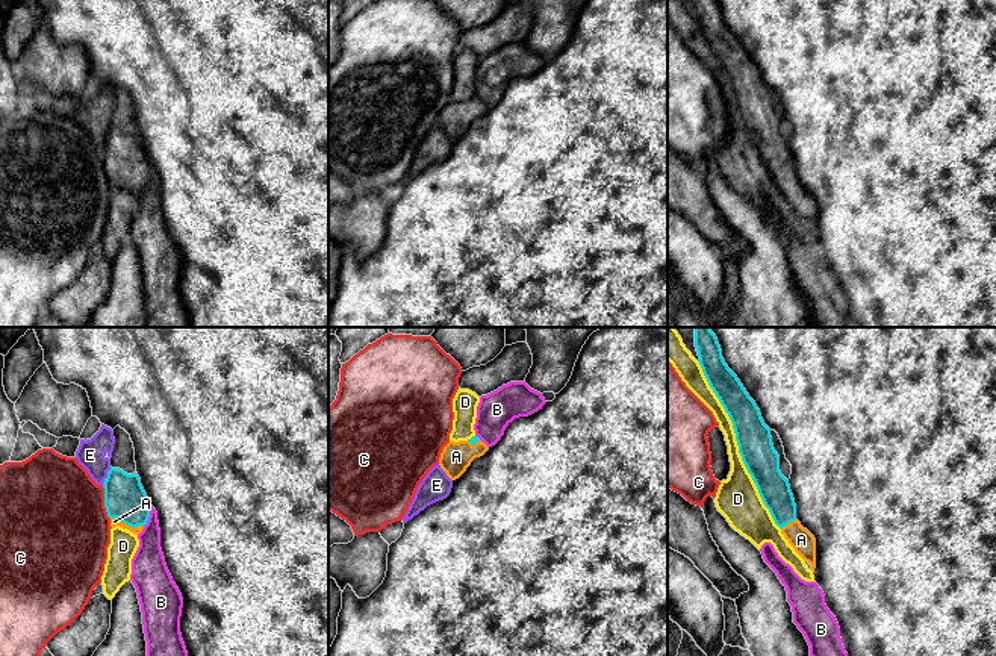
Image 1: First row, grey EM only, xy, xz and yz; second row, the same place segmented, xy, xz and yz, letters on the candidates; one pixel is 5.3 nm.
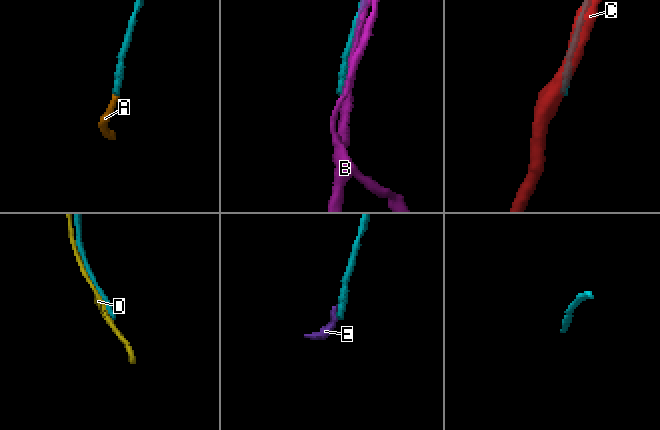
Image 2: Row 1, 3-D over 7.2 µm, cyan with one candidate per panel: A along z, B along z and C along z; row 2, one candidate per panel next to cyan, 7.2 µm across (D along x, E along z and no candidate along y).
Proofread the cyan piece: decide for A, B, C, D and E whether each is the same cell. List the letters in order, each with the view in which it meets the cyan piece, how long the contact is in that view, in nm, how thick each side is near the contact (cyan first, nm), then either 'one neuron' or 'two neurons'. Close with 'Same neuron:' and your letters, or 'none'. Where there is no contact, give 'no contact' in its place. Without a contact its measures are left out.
A: meets cyan in xy; contact 190 nm long; 220 nm thick on the cyan side, 50 nm on the other; one neuron
B: meets cyan in xy; contact 120 nm long; 220 nm thick on the cyan side, 170 nm on the other; two neurons
C: meets cyan in xy; contact 180 nm long; 220 nm thick on the cyan side, 480 nm on the other; two neurons
D: meets cyan in yz; contact 1000 nm long; 180 nm thick on the cyan side, 190 nm on the other; two neurons
E: meets cyan in xy; contact 40 nm long; 220 nm thick on the cyan side, 150 nm on the other; two neurons
Same neuron: A

